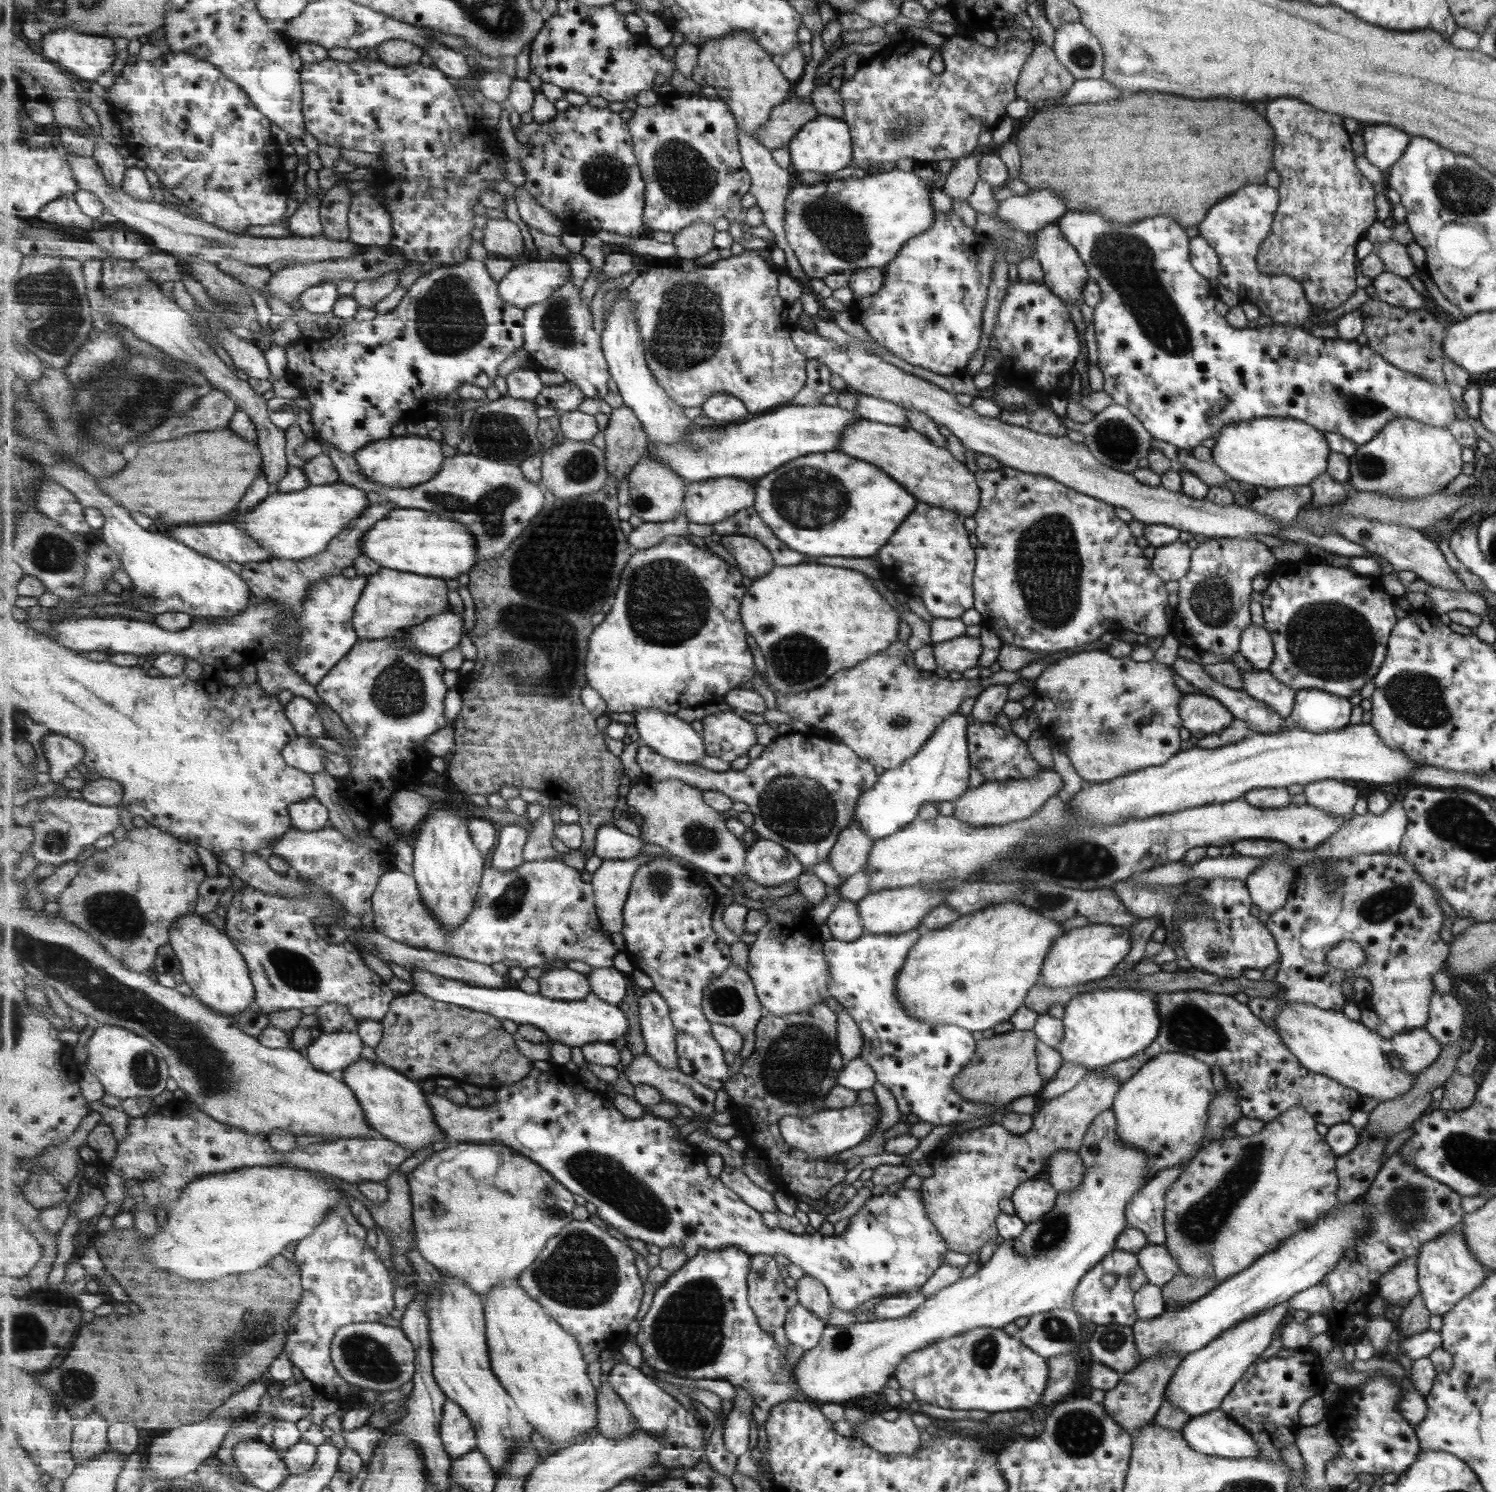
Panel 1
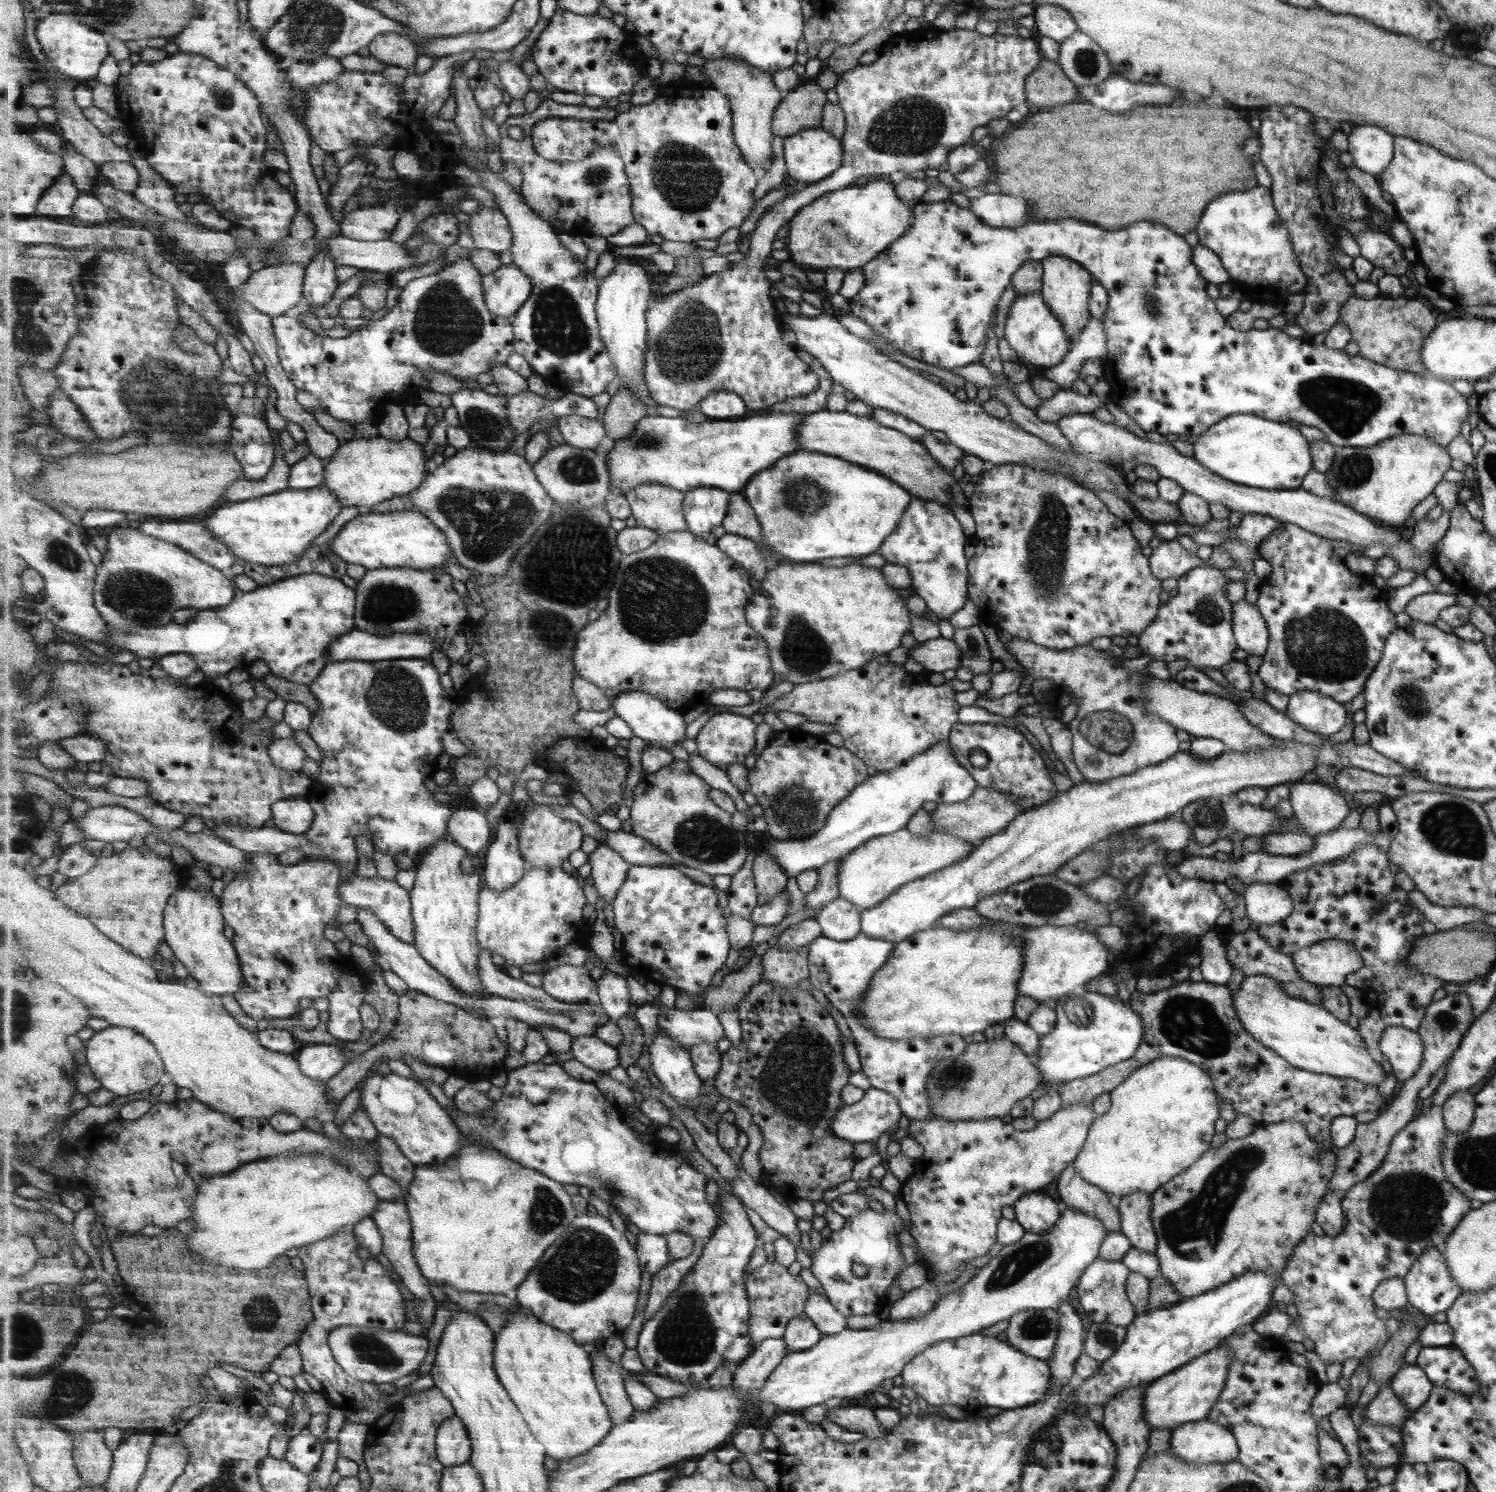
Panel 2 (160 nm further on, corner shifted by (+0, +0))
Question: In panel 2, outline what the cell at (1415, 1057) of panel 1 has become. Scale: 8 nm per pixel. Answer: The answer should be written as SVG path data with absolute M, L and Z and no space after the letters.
M1388 1026L1381 1031L1376 1044L1378 1053L1385 1056L1384 1064L1396 1080L1403 1082L1419 1066L1422 1046L1416 1031Z

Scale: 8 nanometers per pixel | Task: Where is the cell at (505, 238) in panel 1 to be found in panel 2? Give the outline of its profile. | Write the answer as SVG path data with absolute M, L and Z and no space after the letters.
M480 205L476 213L470 214L467 223L477 249L499 253L510 250L514 233L505 214L499 209Z

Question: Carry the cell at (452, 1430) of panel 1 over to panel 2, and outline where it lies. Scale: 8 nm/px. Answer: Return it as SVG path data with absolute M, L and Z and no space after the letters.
M454 1416L446 1420L436 1438L438 1459L444 1467L461 1466L470 1462L472 1440L462 1418Z

